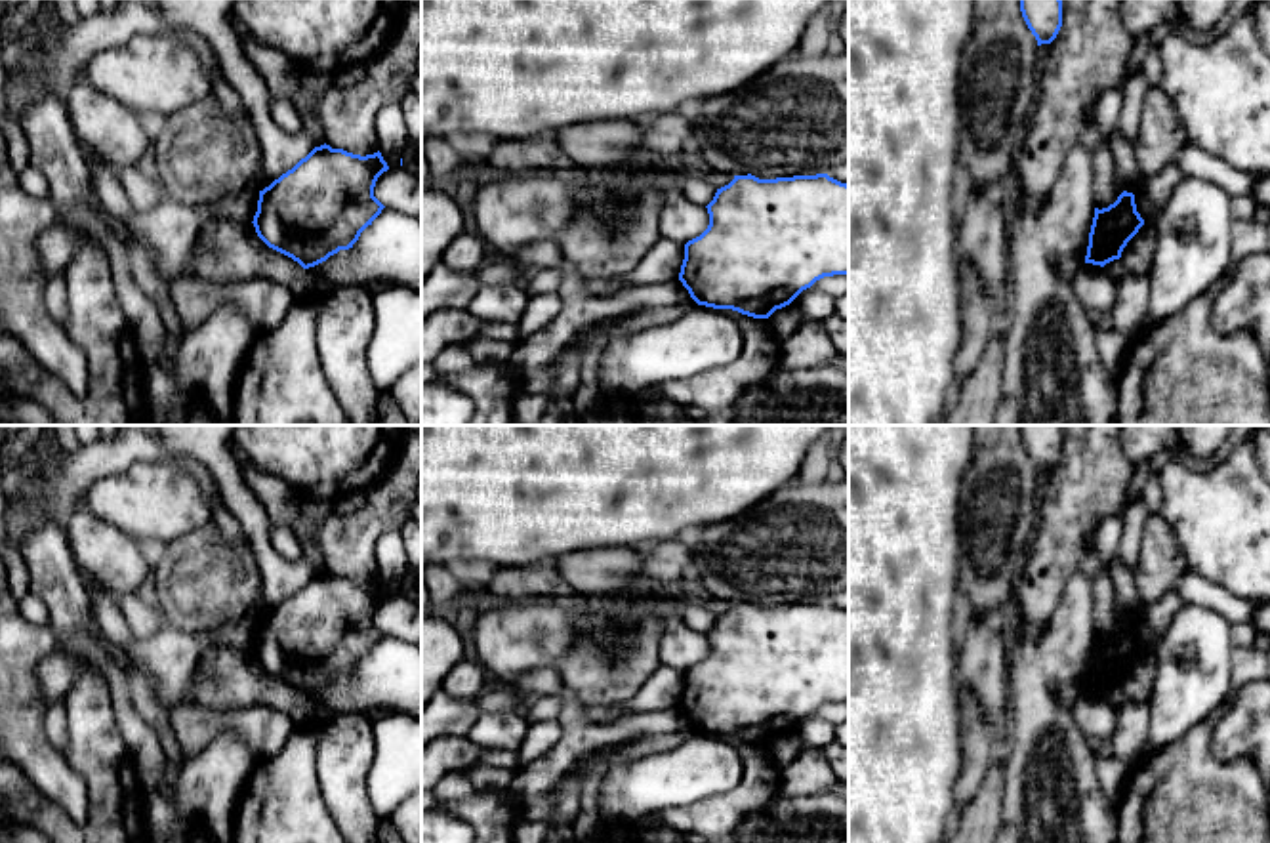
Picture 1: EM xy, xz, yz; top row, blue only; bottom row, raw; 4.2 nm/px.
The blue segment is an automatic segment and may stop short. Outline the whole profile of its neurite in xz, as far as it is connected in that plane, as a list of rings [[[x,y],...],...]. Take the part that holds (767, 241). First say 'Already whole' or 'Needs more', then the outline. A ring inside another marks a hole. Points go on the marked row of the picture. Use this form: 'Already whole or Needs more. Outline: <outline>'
Already whole. Outline: [[[751,174],[717,189],[706,206],[707,229],[685,244],[679,280],[698,305],[732,309],[753,319],[768,319],[776,309],[789,305],[816,280],[849,275],[849,185],[828,174],[759,179]]]

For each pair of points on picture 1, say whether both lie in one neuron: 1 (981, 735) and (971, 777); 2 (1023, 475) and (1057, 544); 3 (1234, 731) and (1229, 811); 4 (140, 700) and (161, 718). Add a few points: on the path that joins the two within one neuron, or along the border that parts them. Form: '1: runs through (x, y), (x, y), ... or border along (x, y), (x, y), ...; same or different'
1: runs through (977, 744), (973, 767); same
2: border along (1038, 496), (1040, 502); different
3: border along (1223, 716), (1211, 750), (1221, 760), (1249, 761); different
4: runs through (145, 704), (155, 714); same

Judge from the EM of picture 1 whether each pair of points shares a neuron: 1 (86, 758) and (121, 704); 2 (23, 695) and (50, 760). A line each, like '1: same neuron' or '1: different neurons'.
1: different neurons
2: same neuron

